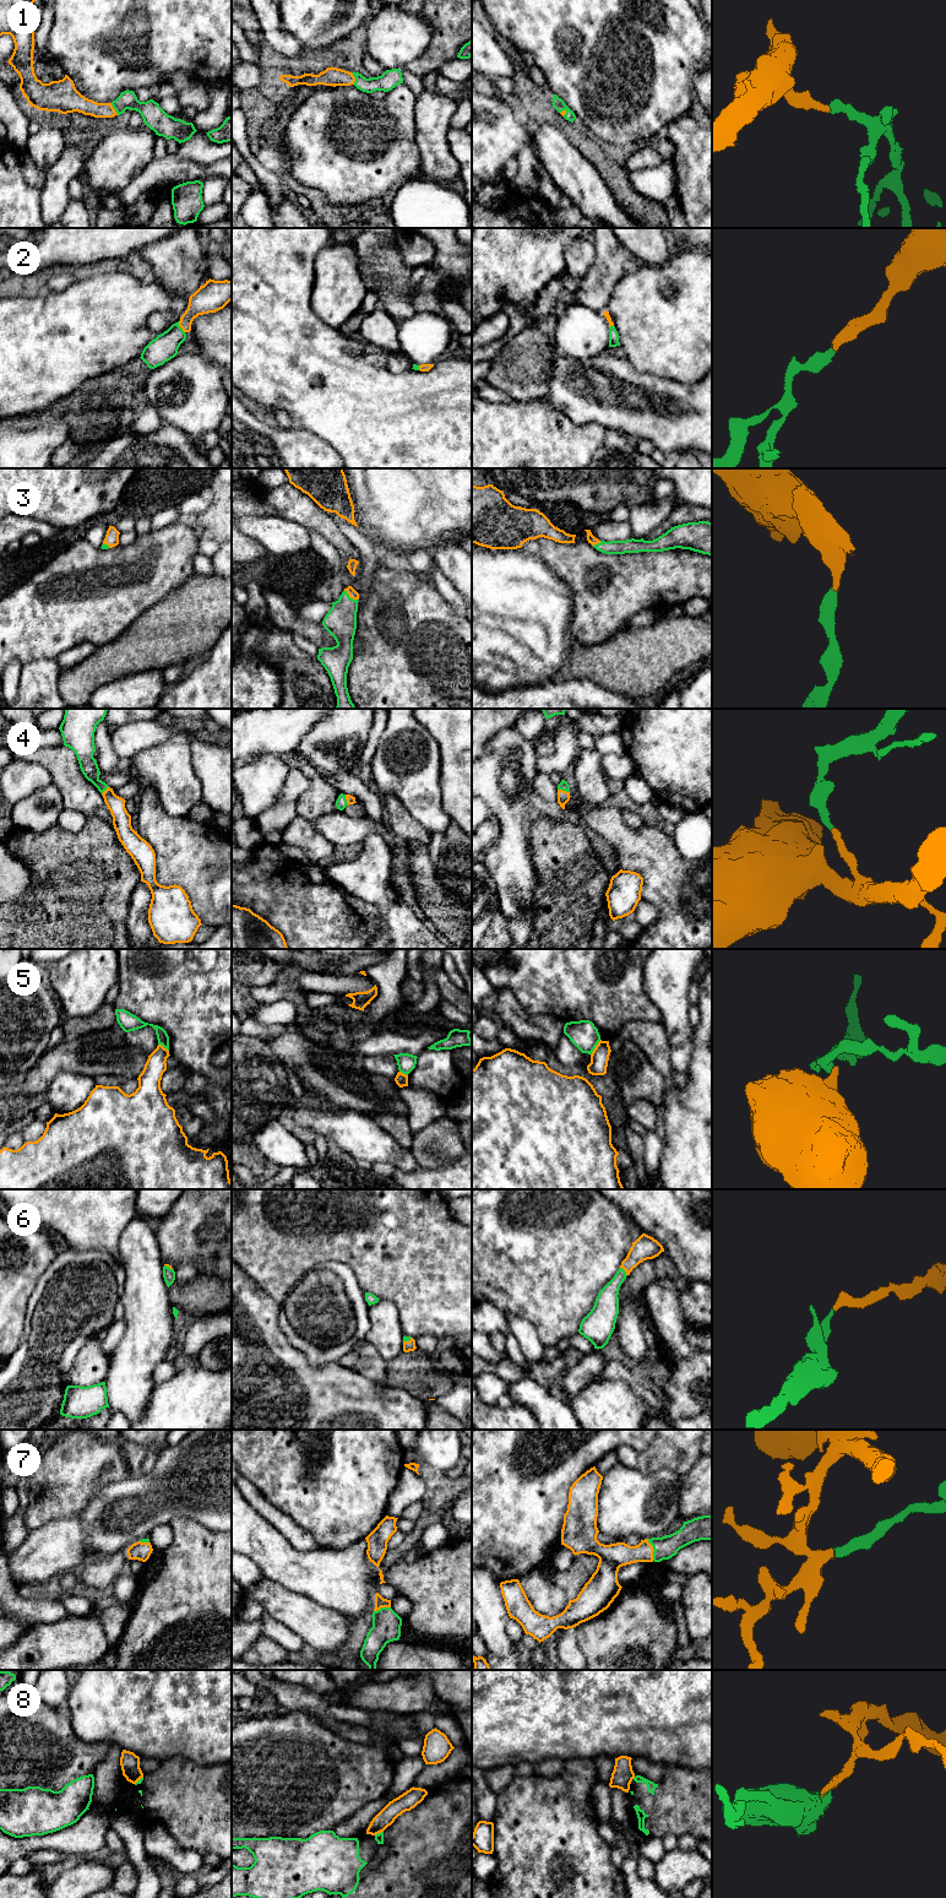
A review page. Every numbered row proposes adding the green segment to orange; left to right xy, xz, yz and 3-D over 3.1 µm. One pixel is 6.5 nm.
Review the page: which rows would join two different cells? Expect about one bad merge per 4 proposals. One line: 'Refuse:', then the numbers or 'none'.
Refuse: 5, 8

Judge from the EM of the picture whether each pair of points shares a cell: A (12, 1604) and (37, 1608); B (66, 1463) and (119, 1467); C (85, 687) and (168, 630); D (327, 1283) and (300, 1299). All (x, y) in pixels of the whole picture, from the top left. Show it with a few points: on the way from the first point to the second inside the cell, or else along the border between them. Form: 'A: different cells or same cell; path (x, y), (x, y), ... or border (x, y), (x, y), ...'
A: same cell; path (18, 1608), (31, 1608)
B: same cell; path (80, 1463), (105, 1463)
C: same cell; path (105, 666), (110, 661), (147, 643)
D: same cell; path (321, 1289), (311, 1299), (306, 1299)

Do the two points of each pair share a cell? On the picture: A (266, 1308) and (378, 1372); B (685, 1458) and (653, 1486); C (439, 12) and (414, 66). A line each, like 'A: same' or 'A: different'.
A: different
B: different
C: same

